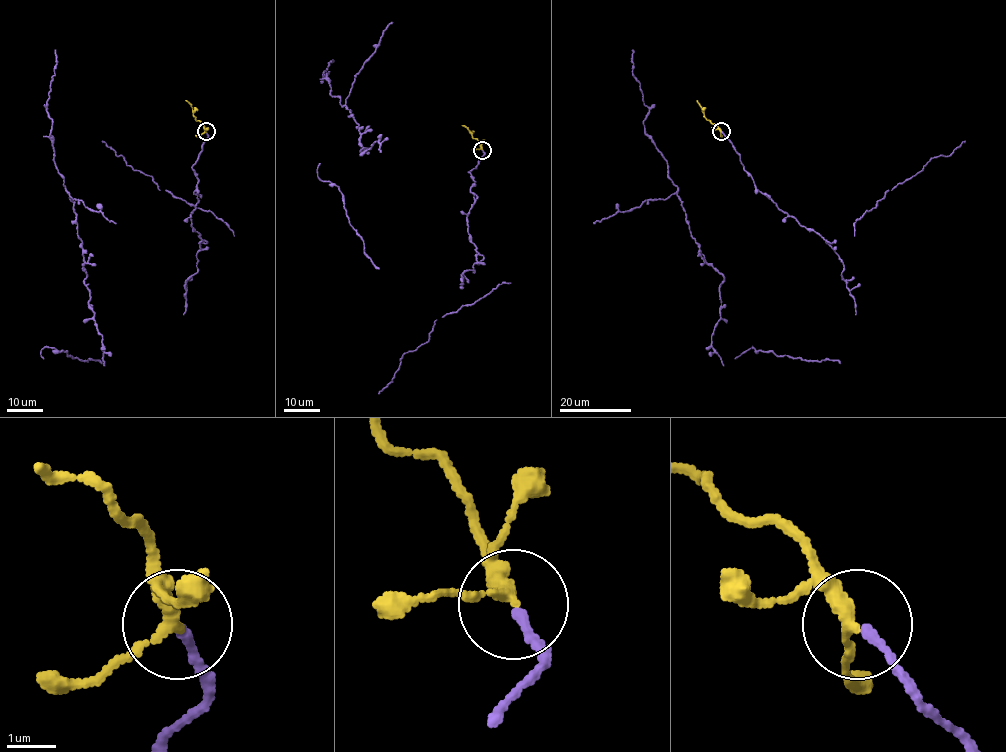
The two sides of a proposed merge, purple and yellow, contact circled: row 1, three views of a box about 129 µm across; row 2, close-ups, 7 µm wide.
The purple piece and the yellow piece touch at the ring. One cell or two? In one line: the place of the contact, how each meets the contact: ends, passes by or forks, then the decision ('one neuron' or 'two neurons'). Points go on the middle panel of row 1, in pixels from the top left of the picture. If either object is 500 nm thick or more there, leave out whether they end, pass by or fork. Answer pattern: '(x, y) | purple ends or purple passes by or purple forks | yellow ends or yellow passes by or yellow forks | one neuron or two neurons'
(482, 150) | purple ends | yellow passes by | one neuron

